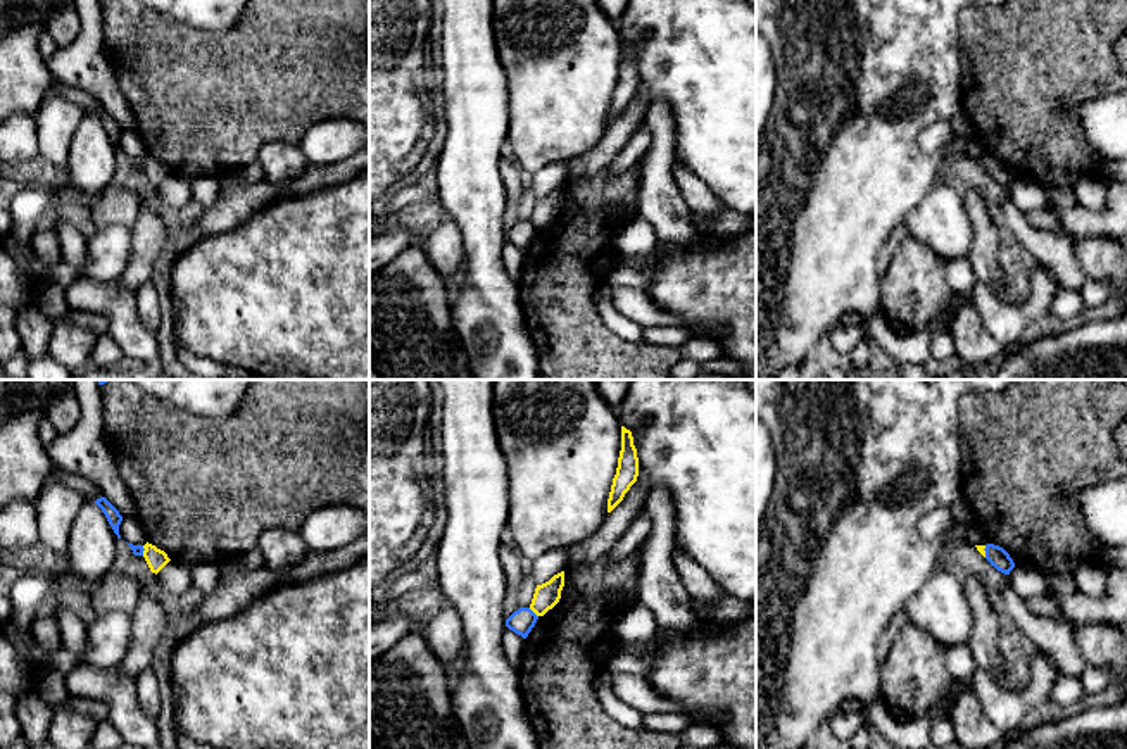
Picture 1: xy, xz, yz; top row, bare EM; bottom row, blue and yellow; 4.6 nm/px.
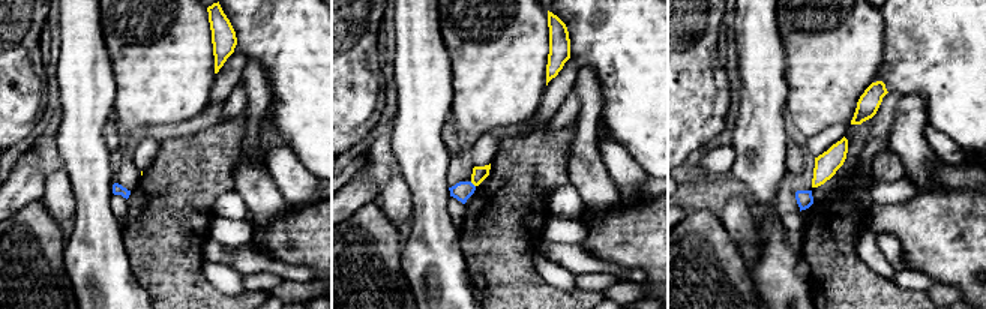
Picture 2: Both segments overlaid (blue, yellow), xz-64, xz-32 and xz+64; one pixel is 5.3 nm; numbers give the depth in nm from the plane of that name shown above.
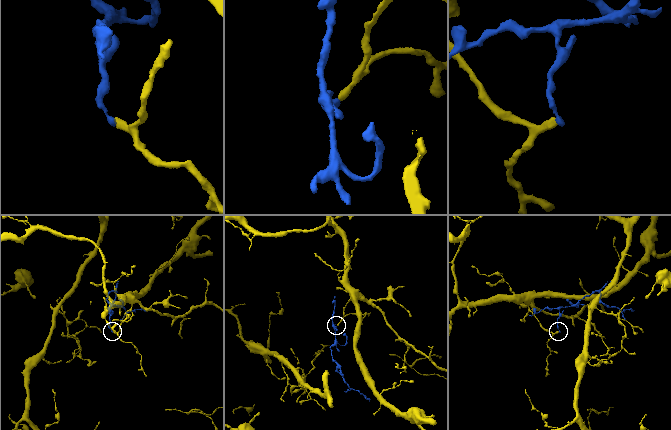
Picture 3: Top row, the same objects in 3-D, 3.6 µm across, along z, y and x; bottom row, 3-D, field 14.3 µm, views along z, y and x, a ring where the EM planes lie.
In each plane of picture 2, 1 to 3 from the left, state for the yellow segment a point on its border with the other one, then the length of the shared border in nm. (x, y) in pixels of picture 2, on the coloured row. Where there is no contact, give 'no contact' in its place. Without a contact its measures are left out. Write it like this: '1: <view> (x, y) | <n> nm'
1: no contact
2: xz-32 (473, 185) | 40 nm
3: no contact

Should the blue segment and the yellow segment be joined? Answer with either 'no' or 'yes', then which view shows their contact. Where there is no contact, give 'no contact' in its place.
no; meets blue in xz

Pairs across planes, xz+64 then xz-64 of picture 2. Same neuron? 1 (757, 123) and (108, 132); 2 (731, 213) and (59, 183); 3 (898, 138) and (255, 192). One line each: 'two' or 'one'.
1: two
2: one
3: one

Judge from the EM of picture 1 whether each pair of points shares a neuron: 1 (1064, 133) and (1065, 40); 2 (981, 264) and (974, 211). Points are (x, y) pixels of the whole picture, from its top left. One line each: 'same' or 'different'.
1: same
2: same

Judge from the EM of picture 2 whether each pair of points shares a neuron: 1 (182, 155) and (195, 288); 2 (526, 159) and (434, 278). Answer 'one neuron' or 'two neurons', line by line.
1: one neuron
2: two neurons

